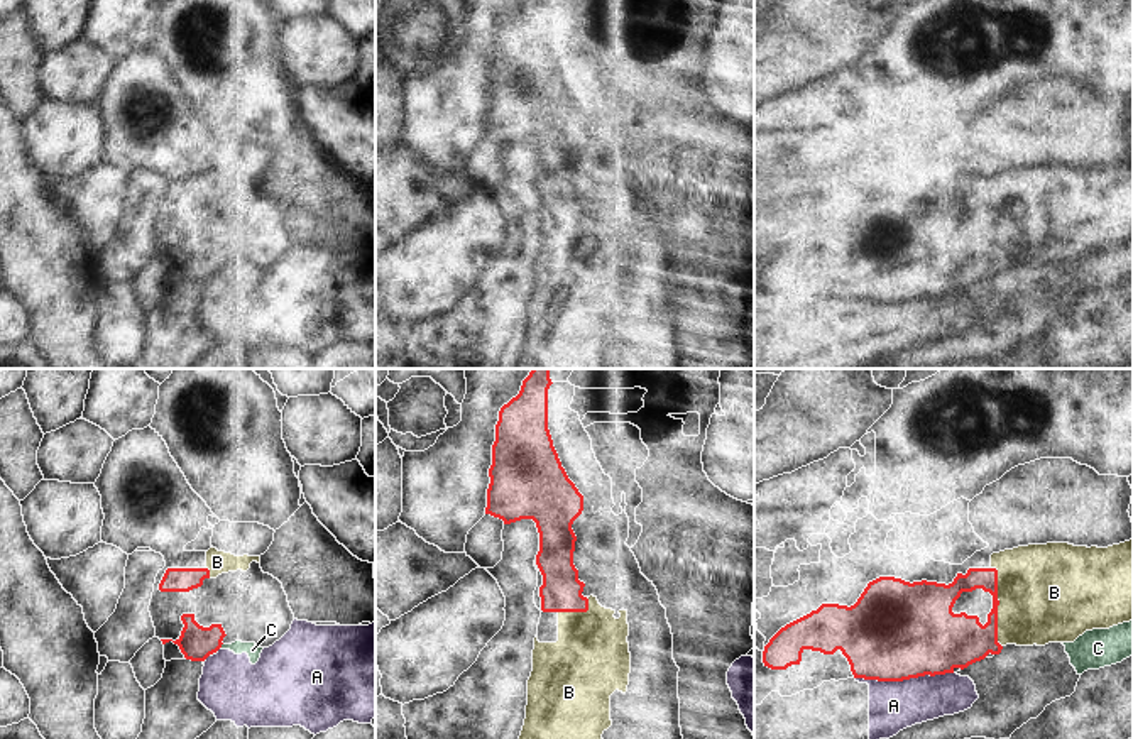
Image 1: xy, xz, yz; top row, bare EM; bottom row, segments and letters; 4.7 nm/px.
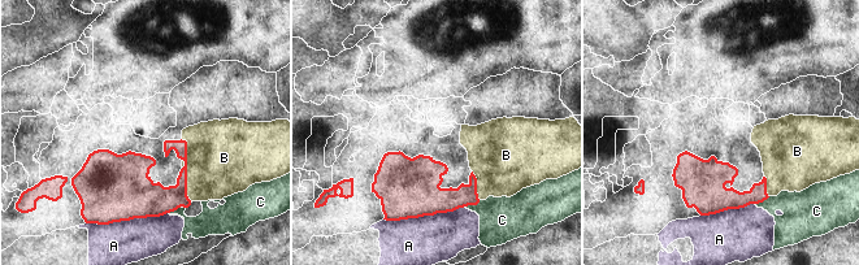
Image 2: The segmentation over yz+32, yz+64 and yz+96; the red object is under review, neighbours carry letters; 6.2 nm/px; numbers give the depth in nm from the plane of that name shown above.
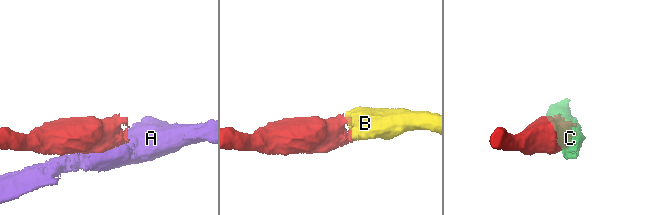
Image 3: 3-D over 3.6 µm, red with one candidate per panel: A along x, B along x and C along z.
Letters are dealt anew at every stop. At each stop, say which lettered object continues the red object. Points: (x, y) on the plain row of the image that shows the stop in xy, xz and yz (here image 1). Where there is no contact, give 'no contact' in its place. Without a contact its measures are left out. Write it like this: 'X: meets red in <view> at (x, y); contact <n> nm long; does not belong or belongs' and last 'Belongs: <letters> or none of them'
A: meets red in yz at (903, 300); contact 460 nm long; does not belong
B: meets red in yz at (998, 225); contact 380 nm long; belongs
C: meets red in xy at (215, 273); contact 90 nm long; does not belong
Belongs: B

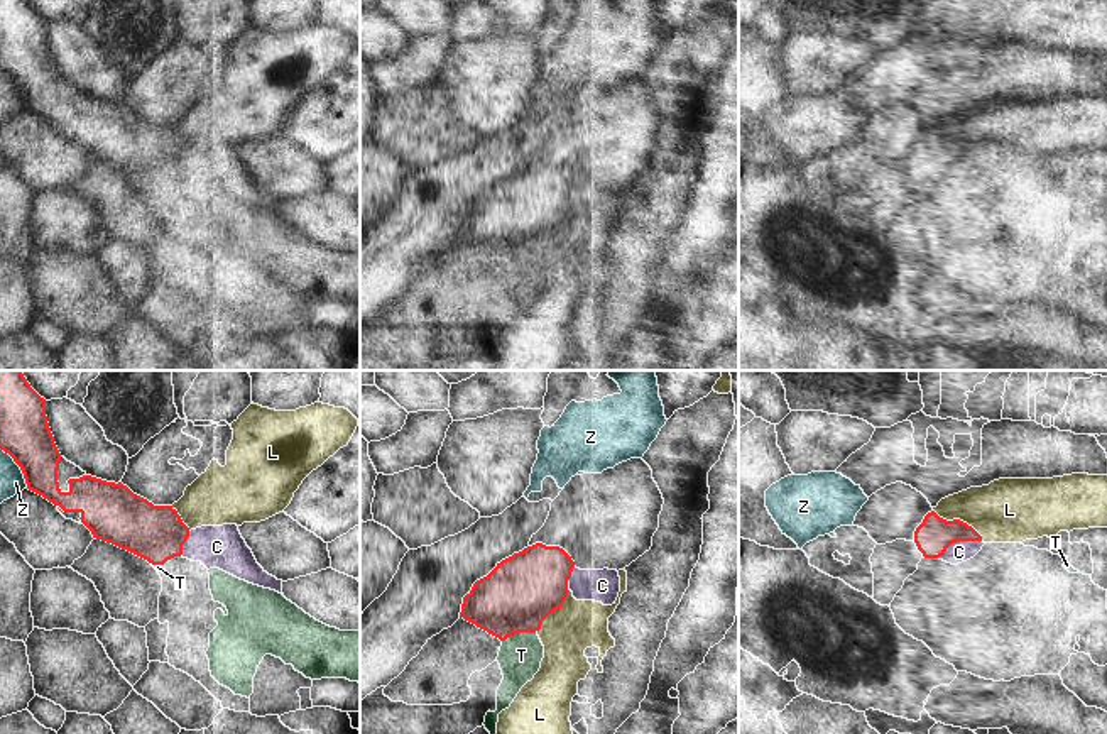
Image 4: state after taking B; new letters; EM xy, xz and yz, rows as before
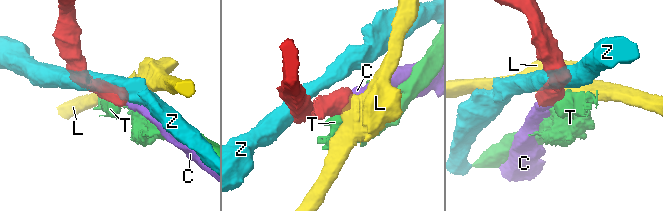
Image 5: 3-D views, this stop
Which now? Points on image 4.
C: meets red in yz at (959, 161); contact 220 nm long; belongs
L: meets red in xz at (560, 229); contact 300 nm long; does not belong
T: meets red in xz at (518, 254); contact 170 nm long; does not belong
Z: meets red in xy at (19, 87); contact 240 nm long; does not belong
Belongs: C

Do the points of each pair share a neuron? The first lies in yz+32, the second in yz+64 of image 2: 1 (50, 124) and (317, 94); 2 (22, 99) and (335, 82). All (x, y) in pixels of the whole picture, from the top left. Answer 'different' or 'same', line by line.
1: different
2: same

